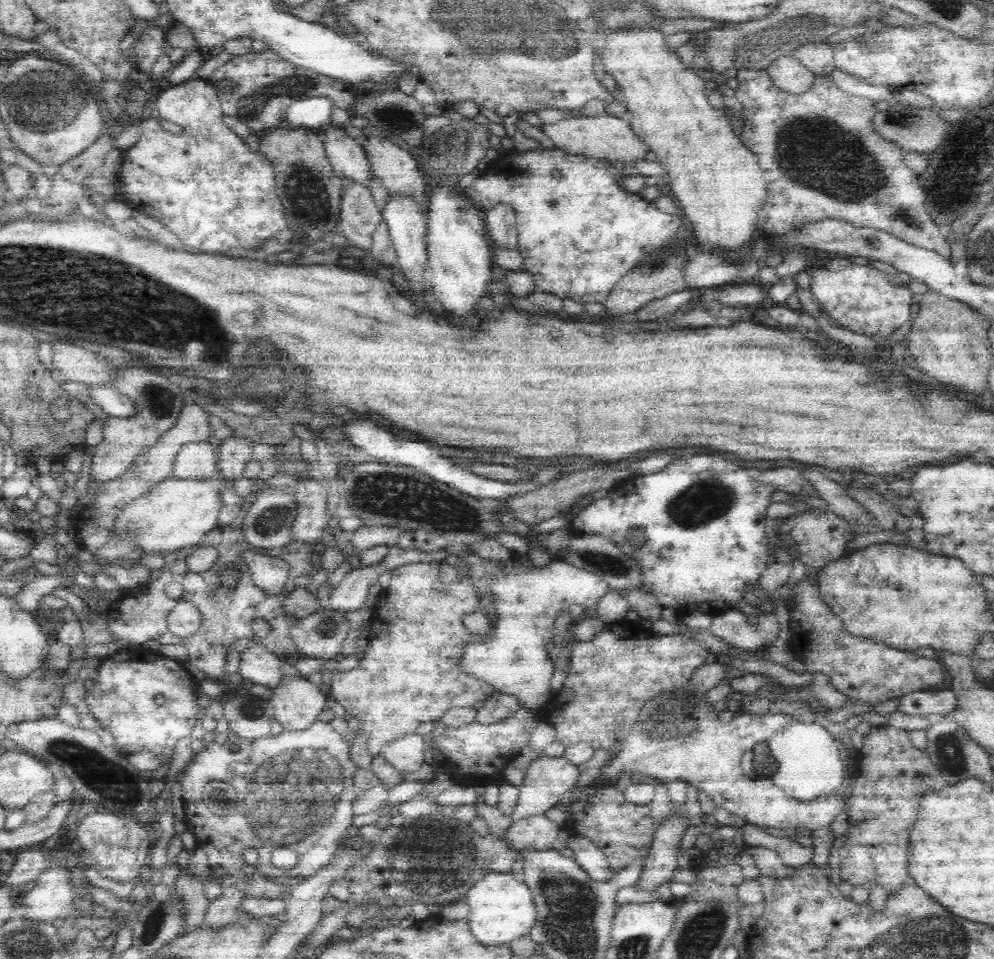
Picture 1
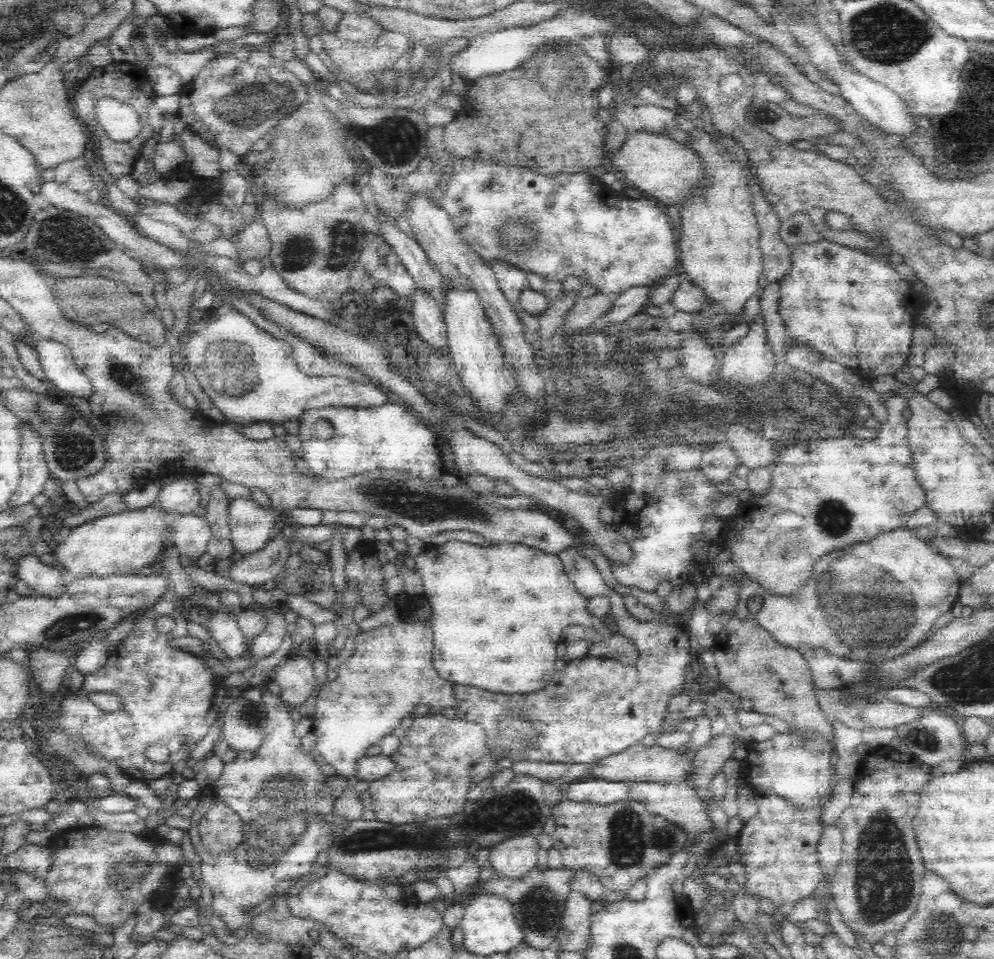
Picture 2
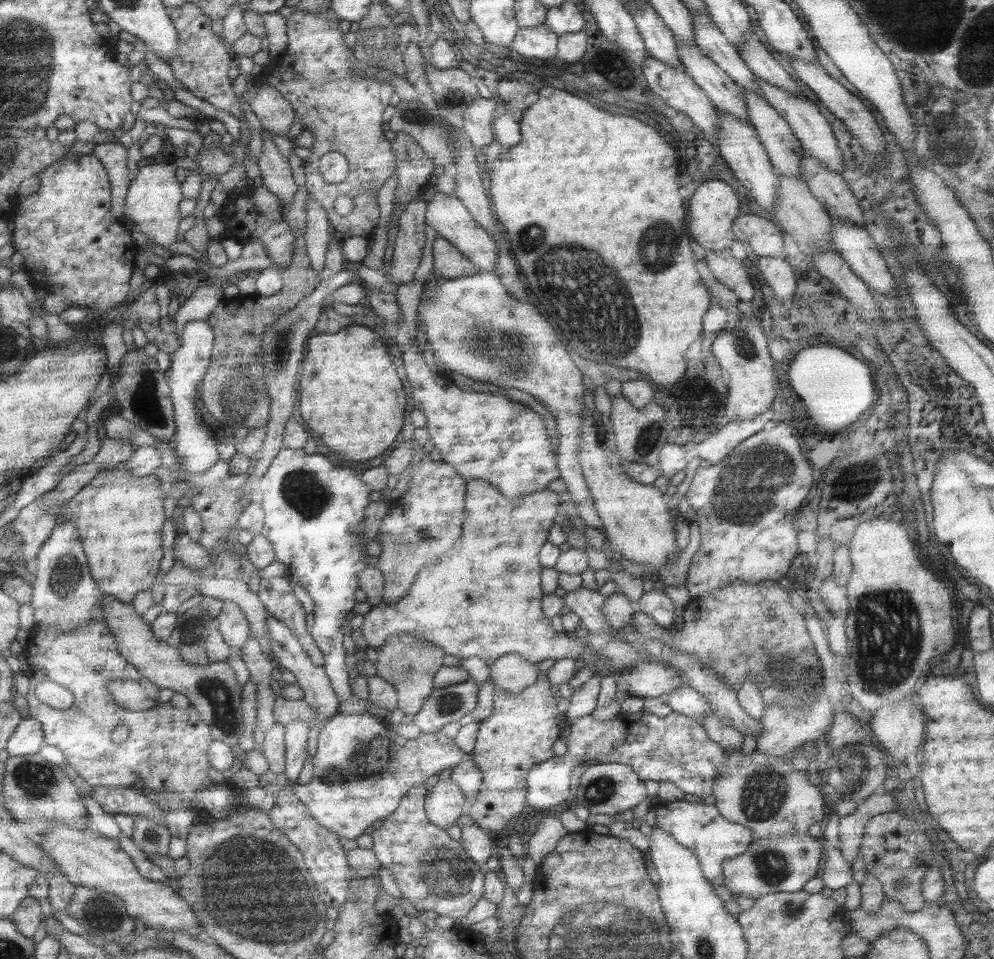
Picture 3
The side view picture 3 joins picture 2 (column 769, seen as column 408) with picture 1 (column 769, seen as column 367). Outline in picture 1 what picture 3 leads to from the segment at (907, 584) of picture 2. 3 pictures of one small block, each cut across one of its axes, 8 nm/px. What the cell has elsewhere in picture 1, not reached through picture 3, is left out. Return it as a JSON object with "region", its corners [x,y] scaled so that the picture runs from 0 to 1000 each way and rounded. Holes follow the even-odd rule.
{"region":[[[740,634],[716,642],[712,657],[718,663],[730,667],[734,674],[746,676],[751,680],[773,678],[783,667],[785,659],[779,638],[769,638],[761,642],[761,649],[755,649],[755,644]]]}

